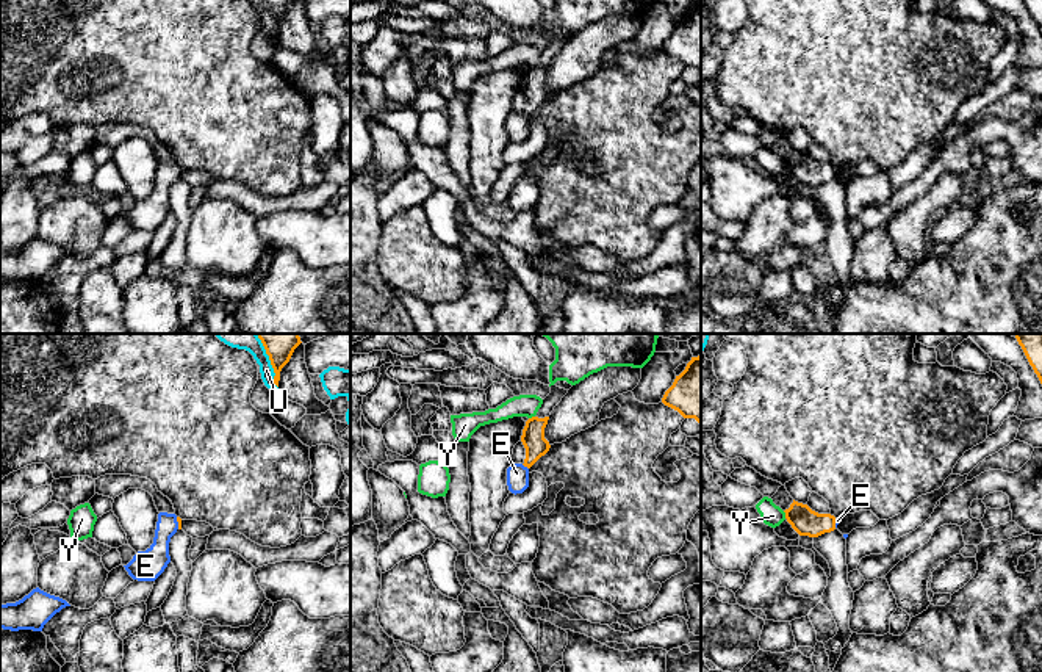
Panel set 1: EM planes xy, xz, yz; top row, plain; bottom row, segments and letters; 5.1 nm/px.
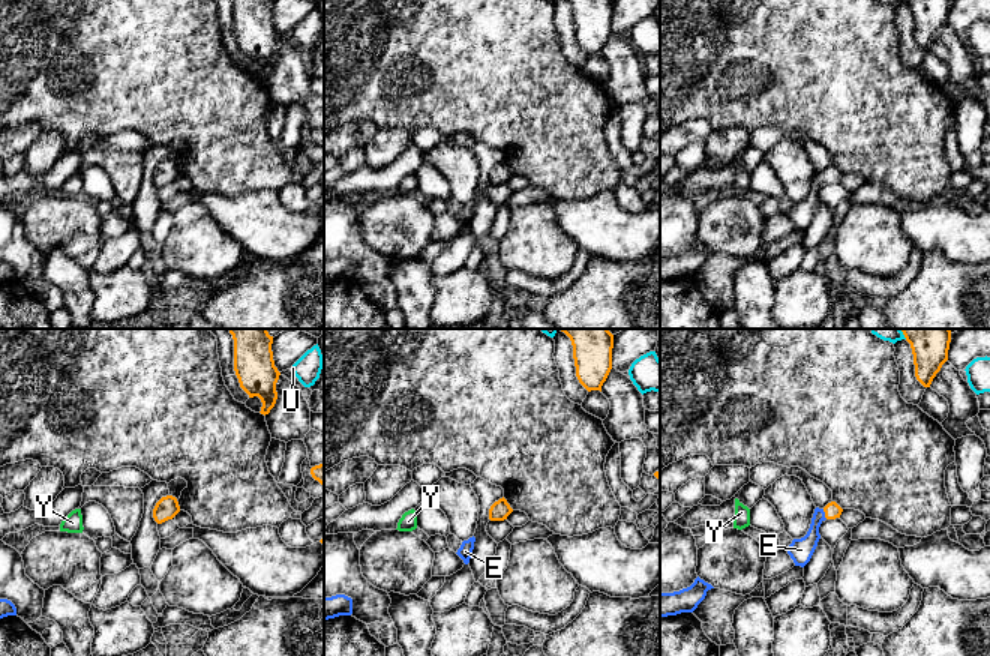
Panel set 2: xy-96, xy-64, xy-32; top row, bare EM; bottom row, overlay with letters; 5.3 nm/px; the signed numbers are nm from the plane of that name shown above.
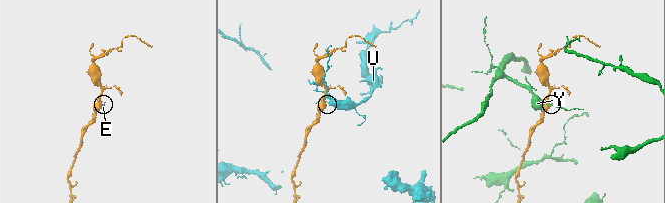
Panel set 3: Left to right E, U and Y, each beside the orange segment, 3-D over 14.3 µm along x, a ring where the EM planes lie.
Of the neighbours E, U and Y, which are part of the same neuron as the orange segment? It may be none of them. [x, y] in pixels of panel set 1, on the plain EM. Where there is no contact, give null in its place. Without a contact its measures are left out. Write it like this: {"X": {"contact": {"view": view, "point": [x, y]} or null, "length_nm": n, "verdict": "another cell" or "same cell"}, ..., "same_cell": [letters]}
{"E": {"contact": {"view": "xz", "point": [524, 115]}, "length_nm": 50, "verdict": "same cell"}, "U": {"contact": {"view": "xy", "point": [274, 19]}, "length_nm": 200, "verdict": "another cell"}, "Y": {"contact": {"view": "yz", "point": [786, 163]}, "length_nm": 40, "verdict": "another cell"}, "same_cell": ["E"]}

